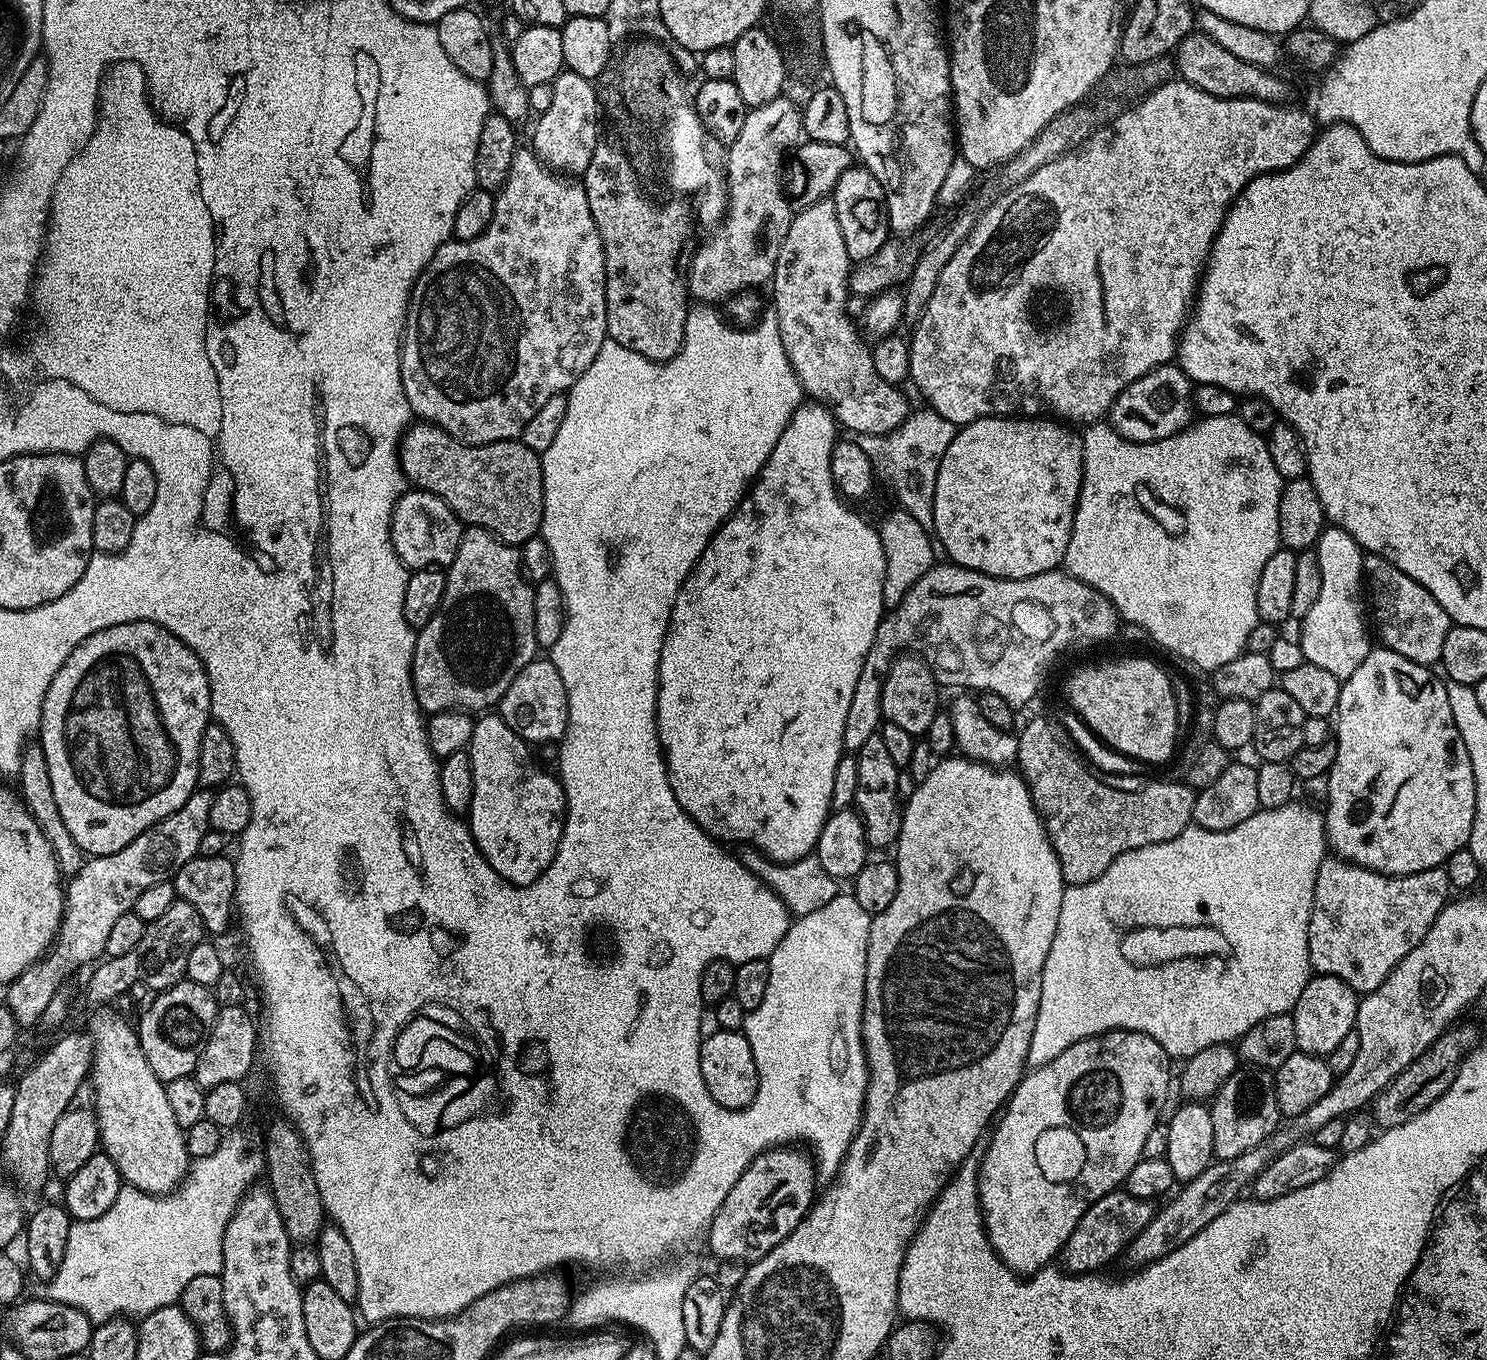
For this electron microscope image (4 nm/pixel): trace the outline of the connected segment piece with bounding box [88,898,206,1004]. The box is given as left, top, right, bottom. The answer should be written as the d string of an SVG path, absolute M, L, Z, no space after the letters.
M177 899L162 914L162 918L154 918L144 925L142 942L130 950L130 954L122 954L105 959L100 969L92 976L88 984L88 1000L92 1004L104 1004L115 998L119 992L127 993L134 982L143 982L153 990L163 990L174 986L185 979L186 962L190 958L190 950L198 946L204 939L204 923L198 918L198 910L190 906L190 902Z

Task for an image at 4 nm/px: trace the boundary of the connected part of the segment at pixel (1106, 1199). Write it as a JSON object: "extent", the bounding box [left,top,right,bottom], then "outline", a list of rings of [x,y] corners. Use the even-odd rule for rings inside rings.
{"extent":[1062,1190,1158,1274],"outline":[[[1117,1190],[1098,1198],[1082,1214],[1078,1226],[1074,1226],[1074,1234],[1062,1249],[1062,1264],[1067,1271],[1073,1274],[1096,1274],[1104,1268],[1116,1255],[1123,1253],[1129,1242],[1156,1217],[1158,1208],[1153,1201],[1136,1198],[1127,1190]],[[1064,1260],[1064,1261],[1063,1261]]]}

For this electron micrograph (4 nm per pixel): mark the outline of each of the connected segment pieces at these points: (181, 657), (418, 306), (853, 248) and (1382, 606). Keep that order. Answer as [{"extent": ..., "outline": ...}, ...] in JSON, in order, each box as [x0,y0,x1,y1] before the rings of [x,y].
[{"extent":[38,620,212,857],"outline":[[[131,620],[128,624],[115,624],[106,630],[96,632],[86,638],[62,662],[62,670],[54,674],[50,686],[42,702],[42,714],[38,729],[38,743],[44,752],[46,766],[50,766],[50,786],[54,786],[54,802],[58,802],[58,811],[62,813],[62,822],[66,822],[66,830],[70,830],[70,838],[79,846],[81,852],[89,857],[114,854],[114,850],[122,850],[122,846],[130,846],[138,834],[142,834],[150,826],[162,822],[170,814],[174,814],[190,798],[190,794],[198,788],[198,746],[202,742],[202,730],[210,723],[212,699],[210,698],[210,682],[200,659],[172,632],[150,620]]]},{"extent":[400,150,608,444],"outline":[[[518,150],[510,162],[510,174],[499,192],[495,193],[496,205],[494,218],[490,226],[478,238],[457,240],[455,238],[443,244],[430,258],[422,274],[412,287],[408,299],[408,316],[404,319],[404,335],[400,345],[400,374],[402,390],[410,402],[413,413],[421,421],[435,424],[448,432],[454,440],[463,444],[493,444],[499,440],[515,440],[520,437],[526,422],[550,402],[550,398],[567,393],[583,372],[594,362],[598,350],[608,335],[606,322],[606,257],[603,254],[602,238],[590,210],[583,183],[571,184],[569,177],[557,174],[549,168],[535,152]]]},{"extent":[830,166,890,262],"outline":[[[863,166],[850,167],[838,178],[830,199],[836,207],[838,226],[842,226],[842,242],[846,242],[849,261],[859,262],[878,254],[890,238],[888,207],[884,201],[884,187],[878,178]]]},{"extent":[1364,555,1450,665],"outline":[[[1365,555],[1364,578],[1370,593],[1371,611],[1372,608],[1376,611],[1374,628],[1380,631],[1379,643],[1402,654],[1402,658],[1410,658],[1410,662],[1435,665],[1442,654],[1442,642],[1446,642],[1450,621],[1446,610],[1438,606],[1434,594],[1381,556]]]}]

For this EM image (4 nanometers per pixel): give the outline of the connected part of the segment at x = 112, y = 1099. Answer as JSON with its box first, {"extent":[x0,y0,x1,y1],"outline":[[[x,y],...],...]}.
{"extent":[90,1016,190,1196],"outline":[[[100,1016],[90,1027],[90,1035],[94,1045],[90,1083],[96,1092],[96,1117],[100,1123],[103,1152],[114,1162],[114,1166],[118,1166],[125,1185],[149,1192],[152,1196],[166,1196],[169,1192],[175,1192],[188,1175],[190,1167],[185,1129],[178,1126],[170,1102],[166,1099],[165,1081],[160,1080],[154,1070],[150,1070],[150,1062],[146,1062],[137,1029],[116,1016]]]}

